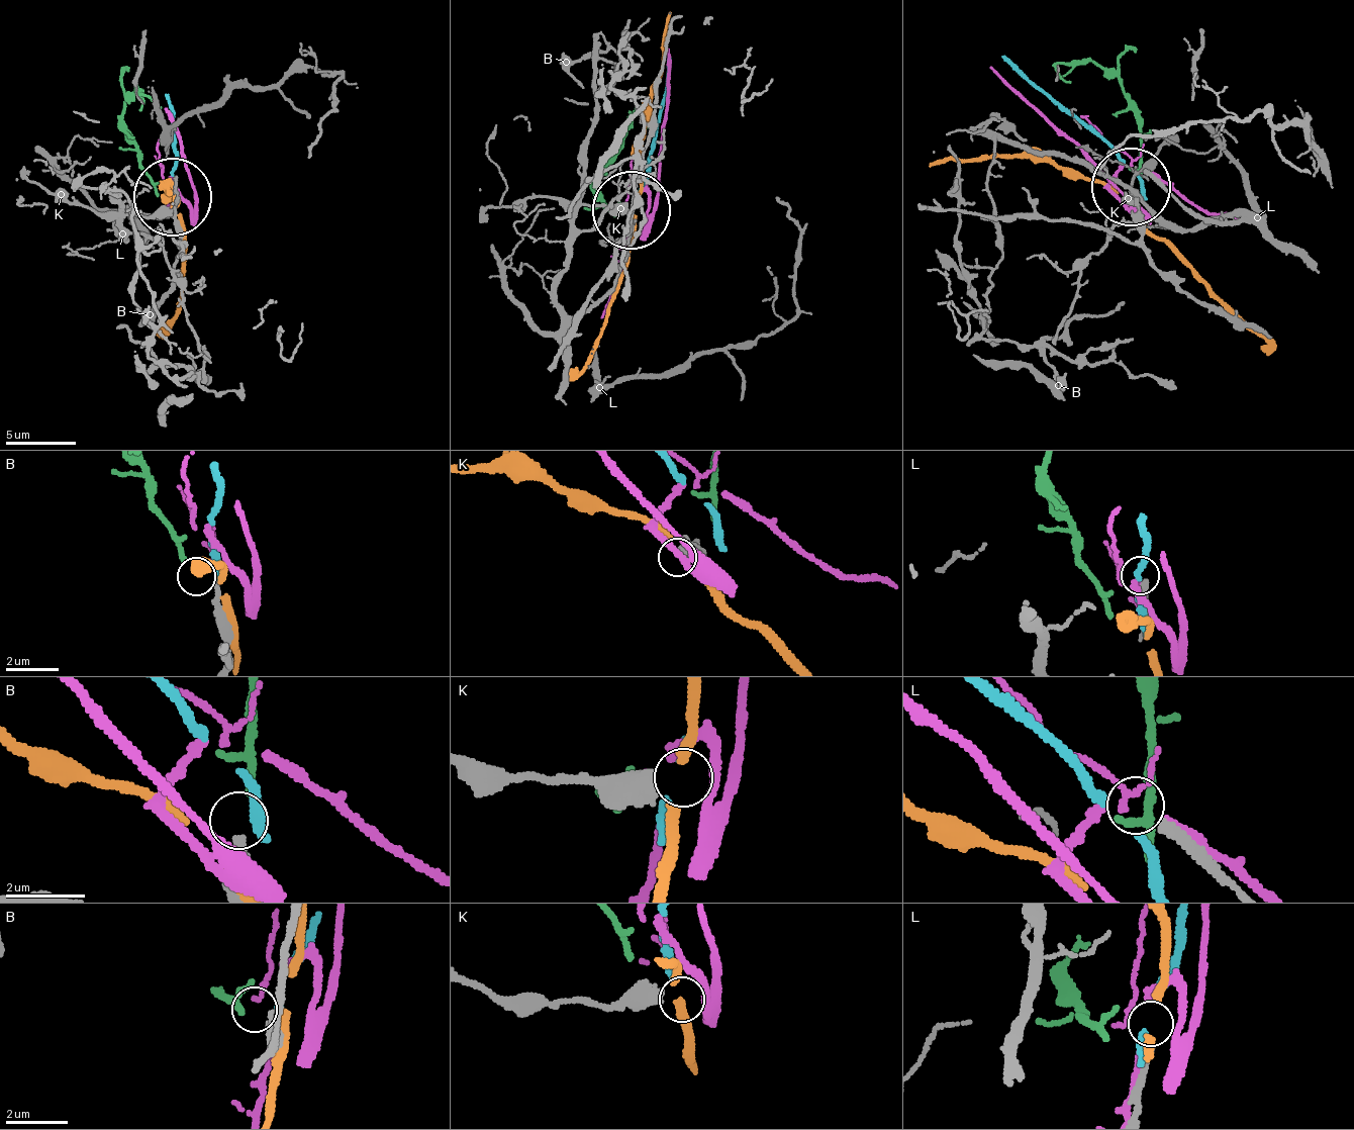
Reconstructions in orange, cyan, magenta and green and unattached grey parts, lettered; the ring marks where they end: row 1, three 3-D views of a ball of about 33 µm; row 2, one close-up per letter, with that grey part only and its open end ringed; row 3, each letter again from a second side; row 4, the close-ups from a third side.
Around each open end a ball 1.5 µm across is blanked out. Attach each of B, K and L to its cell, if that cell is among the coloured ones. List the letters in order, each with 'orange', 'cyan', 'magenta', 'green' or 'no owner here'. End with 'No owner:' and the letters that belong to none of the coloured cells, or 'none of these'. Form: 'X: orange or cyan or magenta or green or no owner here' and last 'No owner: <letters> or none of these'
B: green
K: orange
L: no owner here
No owner: L

